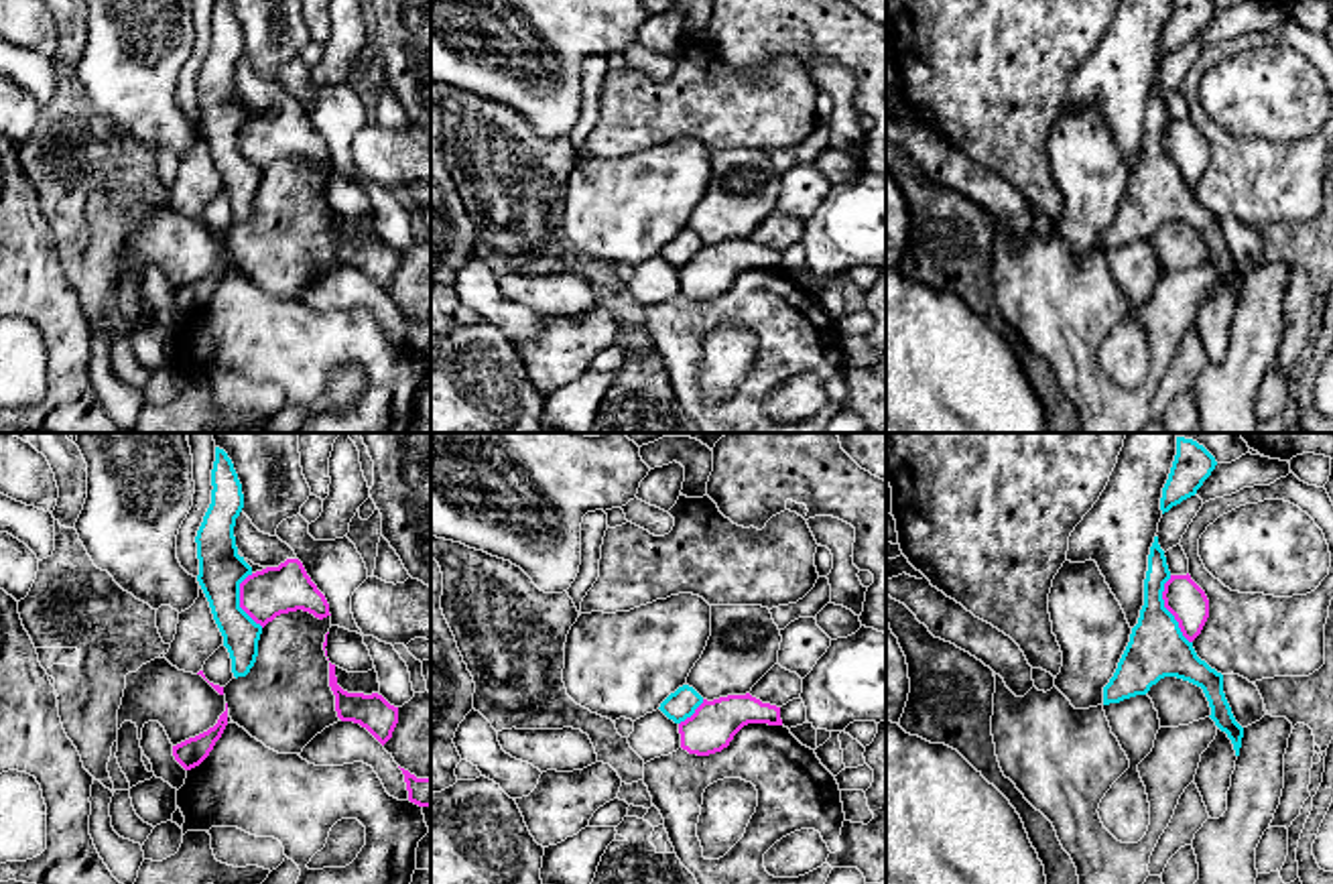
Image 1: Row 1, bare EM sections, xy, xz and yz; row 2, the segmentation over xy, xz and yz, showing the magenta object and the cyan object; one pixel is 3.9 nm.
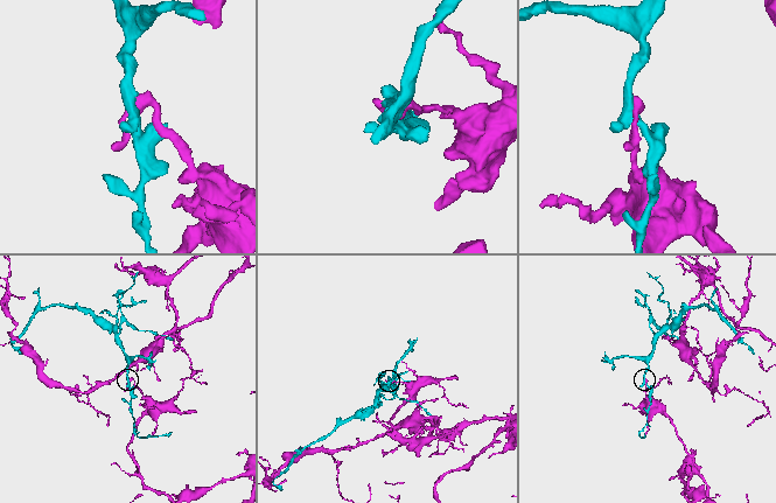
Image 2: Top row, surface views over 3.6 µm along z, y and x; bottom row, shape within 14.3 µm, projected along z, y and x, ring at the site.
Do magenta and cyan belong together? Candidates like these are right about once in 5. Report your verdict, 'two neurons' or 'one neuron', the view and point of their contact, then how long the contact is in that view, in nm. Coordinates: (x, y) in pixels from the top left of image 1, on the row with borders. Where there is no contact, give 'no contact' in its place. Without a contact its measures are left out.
two neurons; meets magenta in yz at (1167, 608); contact 280 nm long

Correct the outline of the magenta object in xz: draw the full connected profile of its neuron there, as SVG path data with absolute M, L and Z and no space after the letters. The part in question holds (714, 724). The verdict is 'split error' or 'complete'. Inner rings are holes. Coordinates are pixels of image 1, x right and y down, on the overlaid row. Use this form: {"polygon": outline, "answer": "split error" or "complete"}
{"polygon": "M750 693L703 699L695 713L679 723L681 748L697 756L721 752L748 723L782 725L780 707Z", "answer": "complete"}

